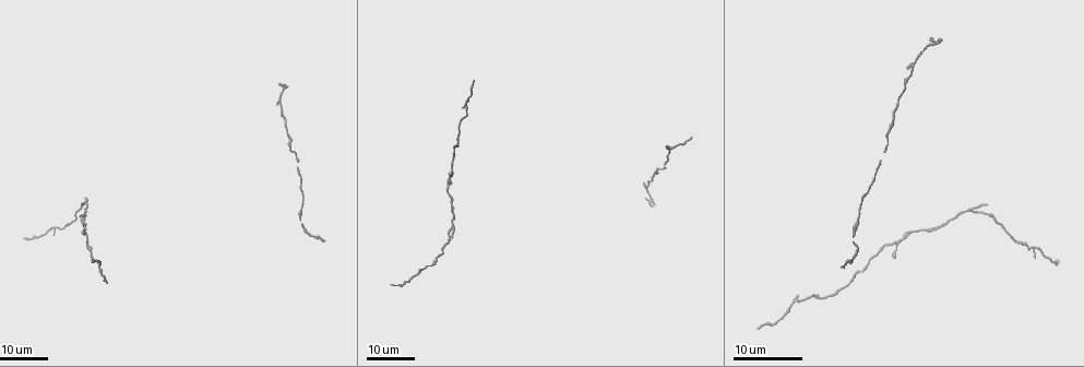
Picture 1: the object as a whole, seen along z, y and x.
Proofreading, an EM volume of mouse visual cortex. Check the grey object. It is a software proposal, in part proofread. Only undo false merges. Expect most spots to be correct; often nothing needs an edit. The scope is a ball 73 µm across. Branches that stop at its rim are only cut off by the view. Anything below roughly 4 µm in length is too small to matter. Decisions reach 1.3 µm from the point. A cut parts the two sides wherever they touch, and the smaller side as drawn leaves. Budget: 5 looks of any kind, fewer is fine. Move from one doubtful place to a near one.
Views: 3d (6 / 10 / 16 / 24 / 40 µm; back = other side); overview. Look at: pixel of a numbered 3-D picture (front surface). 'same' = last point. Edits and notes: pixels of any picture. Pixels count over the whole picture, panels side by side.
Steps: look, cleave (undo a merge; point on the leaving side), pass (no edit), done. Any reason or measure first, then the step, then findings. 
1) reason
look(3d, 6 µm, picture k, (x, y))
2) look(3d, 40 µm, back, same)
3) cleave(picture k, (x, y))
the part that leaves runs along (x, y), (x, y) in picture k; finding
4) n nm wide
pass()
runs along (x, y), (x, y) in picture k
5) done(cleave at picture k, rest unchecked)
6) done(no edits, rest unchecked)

calibre changes
look(3d, 16 µm, picture 1, (651, 181))

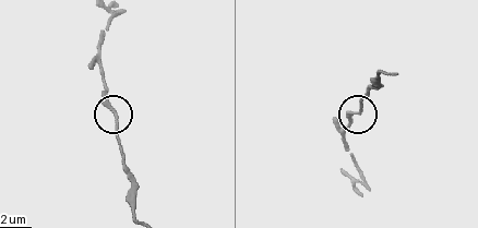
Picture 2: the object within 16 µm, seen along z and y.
look(3d, 10 µm, picture 2, (357, 111))

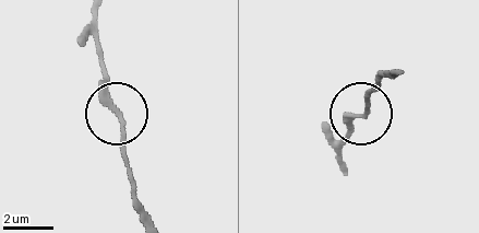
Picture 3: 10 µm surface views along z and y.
pass()
continuous, no second neuron

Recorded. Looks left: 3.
branch point
look(3d, 24 µm, picture 1, (82, 223))

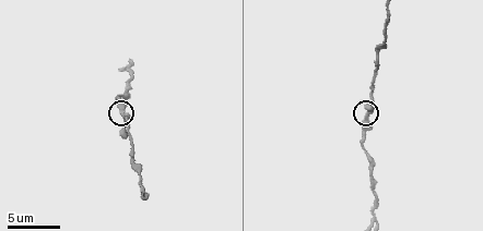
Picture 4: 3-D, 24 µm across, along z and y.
closer look
look(3d, 10 µm, picture 4, (367, 116))

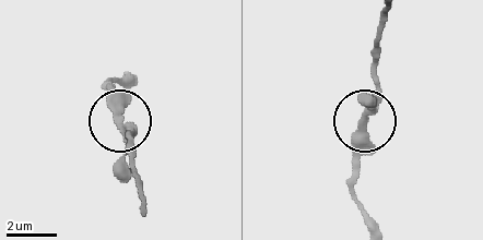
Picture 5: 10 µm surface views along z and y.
240 nm wide
pass()
runs along (363, 121), (357, 167) in picture 5; continuous, no second neuron

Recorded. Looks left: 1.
a narrow waist
look(3d, 16 µm, picture 4, (129, 79))

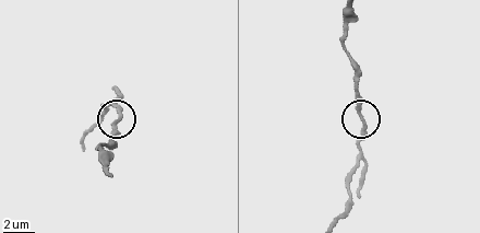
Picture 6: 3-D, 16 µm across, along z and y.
pass()
one neuron here

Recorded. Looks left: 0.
done(no edits, rest unchecked)

